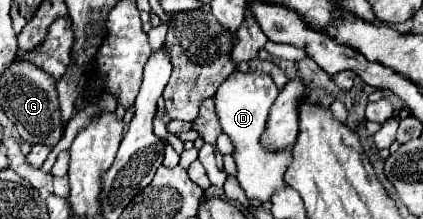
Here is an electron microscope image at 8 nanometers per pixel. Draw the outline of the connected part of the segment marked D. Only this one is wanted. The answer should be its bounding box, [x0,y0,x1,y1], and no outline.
[214,72,292,202]

